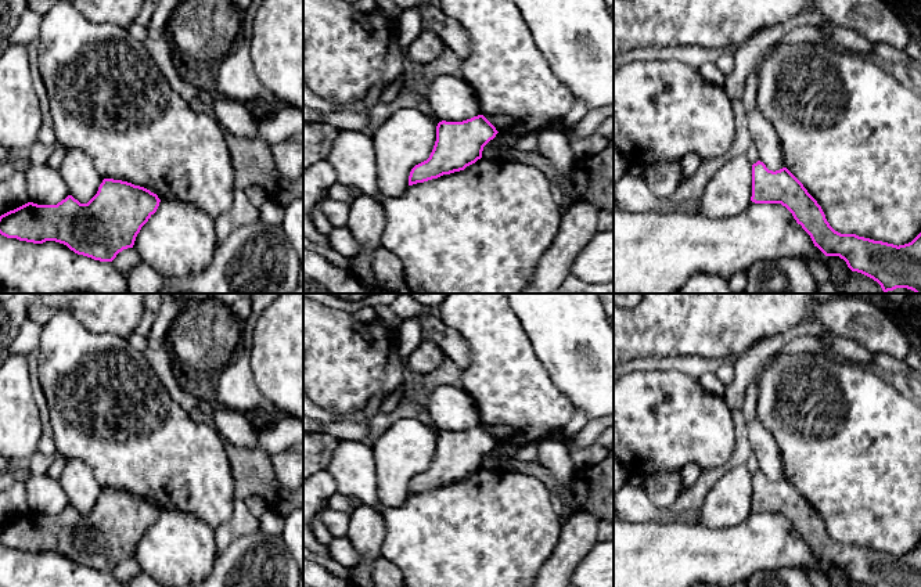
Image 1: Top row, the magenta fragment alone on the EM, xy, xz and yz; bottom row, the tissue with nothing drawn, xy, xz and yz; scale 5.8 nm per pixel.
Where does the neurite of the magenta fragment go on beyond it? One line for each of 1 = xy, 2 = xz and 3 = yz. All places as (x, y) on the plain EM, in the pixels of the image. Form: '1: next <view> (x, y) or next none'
1: next none
2: next none
3: next none

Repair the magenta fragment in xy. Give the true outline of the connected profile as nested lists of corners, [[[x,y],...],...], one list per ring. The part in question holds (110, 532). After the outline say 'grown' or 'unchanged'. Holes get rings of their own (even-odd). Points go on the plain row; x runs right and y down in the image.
[[[104,489],[87,514],[68,505],[57,515],[28,512],[1,525],[0,544],[33,554],[55,551],[78,565],[112,572],[119,562],[133,558],[159,512],[144,497]]] | unchanged

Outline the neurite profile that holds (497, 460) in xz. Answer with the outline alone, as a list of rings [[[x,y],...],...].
[[[497,443],[496,447],[490,450],[488,455],[483,457],[482,468],[507,472],[508,464],[510,455]]]

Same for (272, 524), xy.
[[[267,508],[259,518],[259,532],[269,536],[281,536],[284,529],[284,516],[276,509]]]

